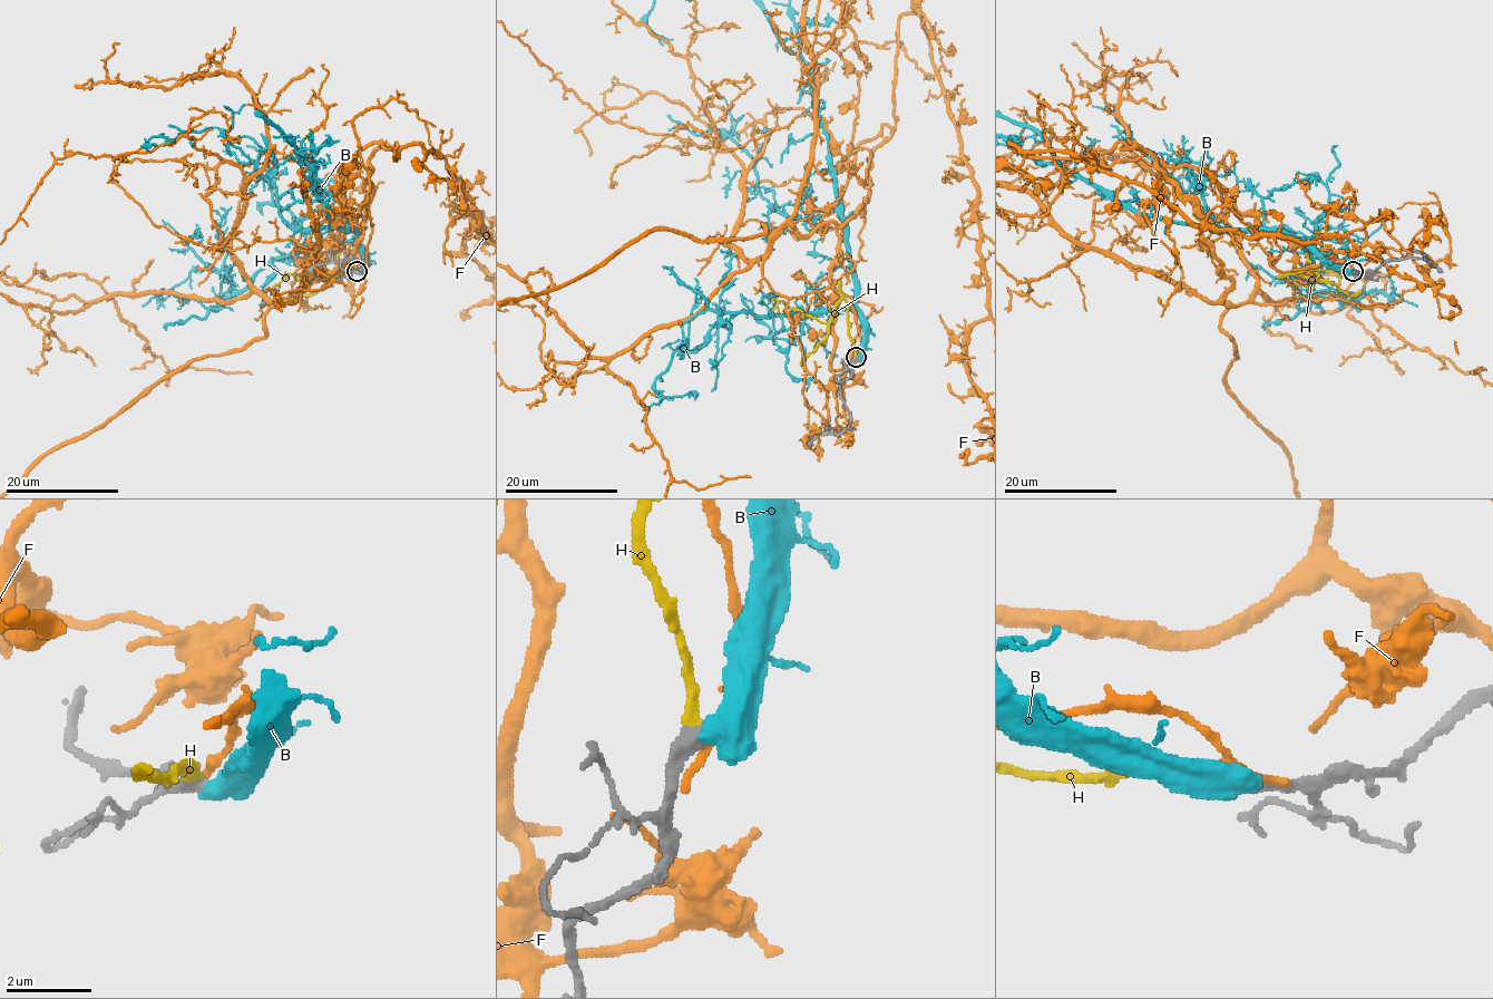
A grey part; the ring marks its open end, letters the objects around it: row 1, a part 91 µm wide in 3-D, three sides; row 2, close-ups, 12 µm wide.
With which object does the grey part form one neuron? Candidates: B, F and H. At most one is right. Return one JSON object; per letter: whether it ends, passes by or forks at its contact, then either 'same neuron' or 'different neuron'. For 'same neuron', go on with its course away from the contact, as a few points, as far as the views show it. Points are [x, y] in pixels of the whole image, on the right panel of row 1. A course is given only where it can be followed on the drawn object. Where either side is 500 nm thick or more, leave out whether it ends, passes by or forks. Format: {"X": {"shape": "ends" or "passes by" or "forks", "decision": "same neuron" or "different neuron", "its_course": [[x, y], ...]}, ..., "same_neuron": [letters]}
{"B": {"decision": "different neuron"}, "F": {"shape": "ends", "decision": "different neuron"}, "H": {"shape": "ends", "decision": "same neuron"}, "same_neuron": ["H"]}

